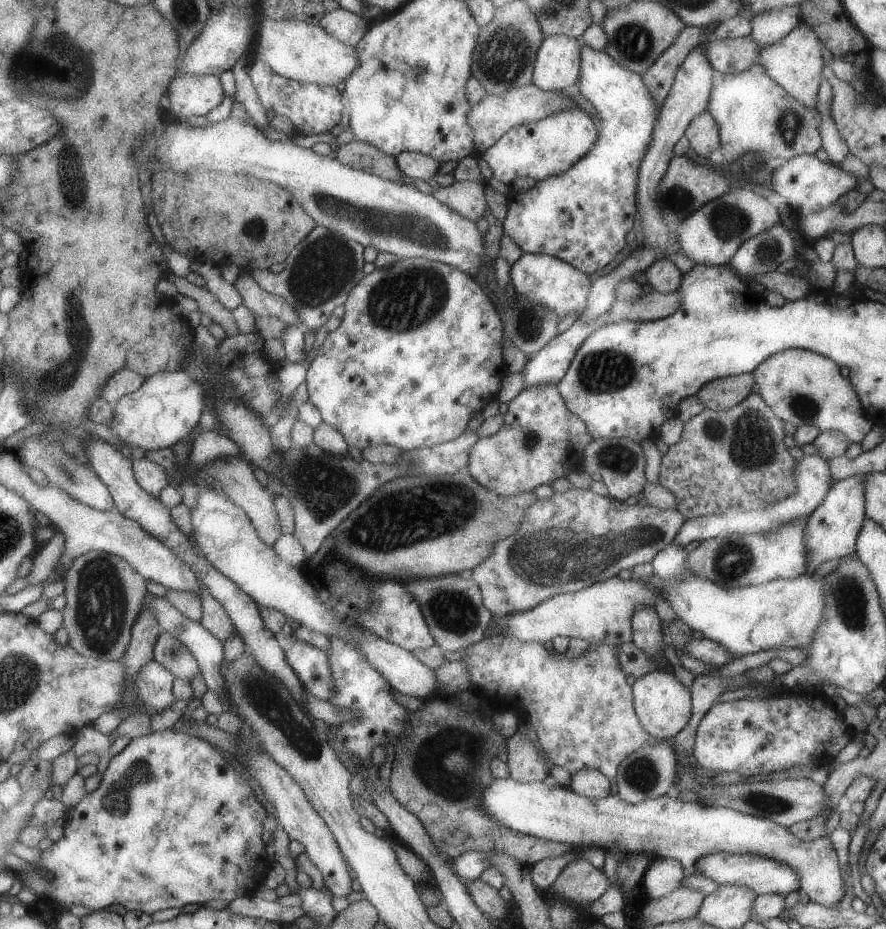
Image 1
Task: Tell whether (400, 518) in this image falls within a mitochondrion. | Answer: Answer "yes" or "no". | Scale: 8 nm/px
yes

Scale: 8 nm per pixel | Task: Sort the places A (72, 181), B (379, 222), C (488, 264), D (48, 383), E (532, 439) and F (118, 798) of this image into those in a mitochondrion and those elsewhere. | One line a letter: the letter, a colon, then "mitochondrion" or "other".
A: mitochondrion
B: mitochondrion
C: other
D: mitochondrion
E: mitochondrion
F: mitochondrion

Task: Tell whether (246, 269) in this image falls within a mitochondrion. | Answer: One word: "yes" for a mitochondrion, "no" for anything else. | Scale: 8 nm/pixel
no

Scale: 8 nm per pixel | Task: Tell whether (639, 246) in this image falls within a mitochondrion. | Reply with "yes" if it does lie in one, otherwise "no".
no

